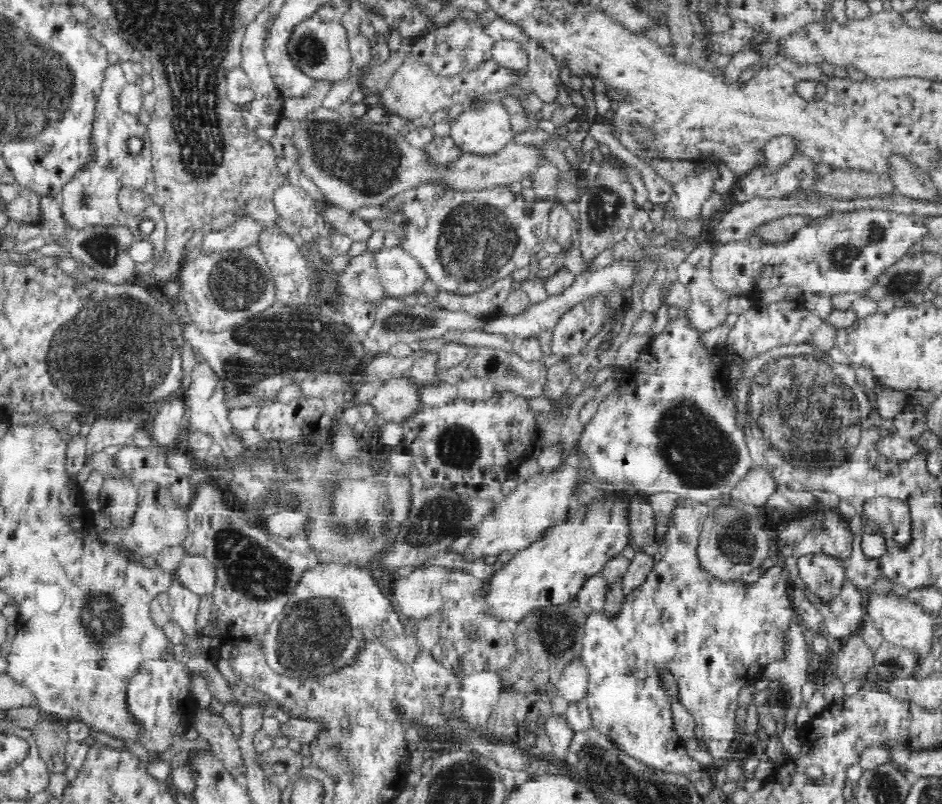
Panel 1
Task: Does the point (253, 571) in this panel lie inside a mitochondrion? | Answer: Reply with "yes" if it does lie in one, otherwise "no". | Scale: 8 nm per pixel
yes

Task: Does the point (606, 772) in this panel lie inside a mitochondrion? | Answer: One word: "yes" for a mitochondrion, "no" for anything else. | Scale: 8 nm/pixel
yes

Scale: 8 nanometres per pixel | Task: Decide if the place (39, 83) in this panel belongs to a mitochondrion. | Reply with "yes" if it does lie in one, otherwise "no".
yes

